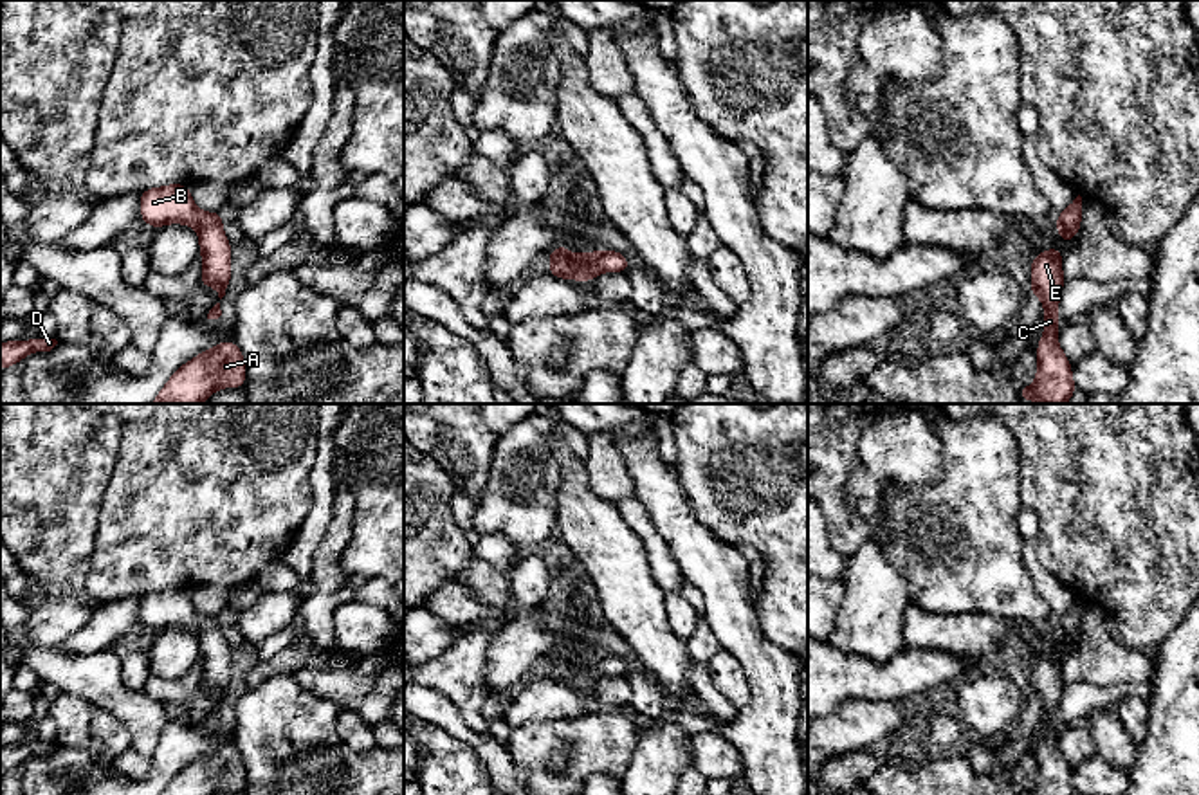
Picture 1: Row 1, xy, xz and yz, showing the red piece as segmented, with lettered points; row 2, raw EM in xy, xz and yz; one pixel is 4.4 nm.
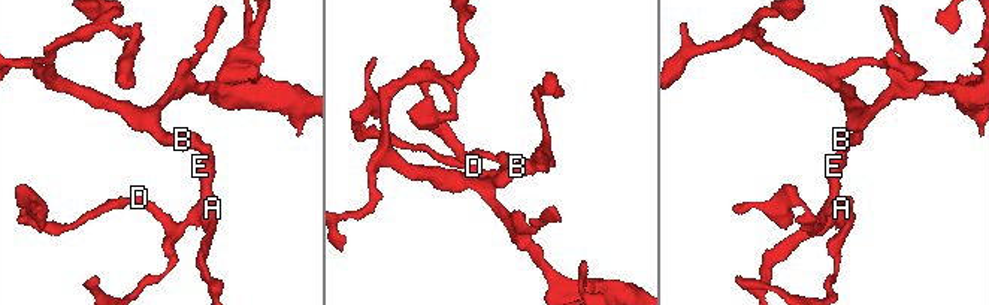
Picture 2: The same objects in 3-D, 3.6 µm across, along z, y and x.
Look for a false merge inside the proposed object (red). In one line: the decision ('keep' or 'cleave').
keep

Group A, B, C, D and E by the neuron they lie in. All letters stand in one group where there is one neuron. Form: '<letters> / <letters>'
A B C D E

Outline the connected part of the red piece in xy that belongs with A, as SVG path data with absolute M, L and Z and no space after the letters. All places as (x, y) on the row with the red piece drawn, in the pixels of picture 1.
M222 341L182 364L151 404L202 404L220 388L245 388L245 361L234 341Z

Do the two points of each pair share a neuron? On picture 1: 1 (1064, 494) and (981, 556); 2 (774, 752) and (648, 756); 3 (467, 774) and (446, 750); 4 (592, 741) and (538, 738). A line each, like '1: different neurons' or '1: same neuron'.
1: different neurons
2: different neurons
3: same neuron
4: same neuron

